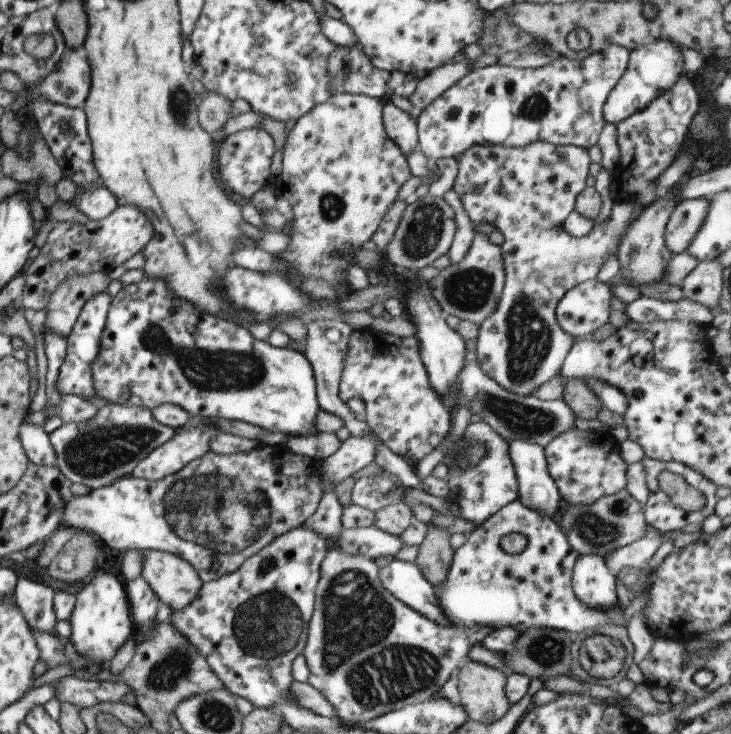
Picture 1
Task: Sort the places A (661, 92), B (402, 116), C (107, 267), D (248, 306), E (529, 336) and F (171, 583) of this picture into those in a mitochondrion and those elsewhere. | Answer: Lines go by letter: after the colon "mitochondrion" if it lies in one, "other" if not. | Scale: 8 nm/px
A: other
B: other
C: other
D: other
E: mitochondrion
F: other

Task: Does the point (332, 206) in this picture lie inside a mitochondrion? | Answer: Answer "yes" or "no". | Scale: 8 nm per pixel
yes

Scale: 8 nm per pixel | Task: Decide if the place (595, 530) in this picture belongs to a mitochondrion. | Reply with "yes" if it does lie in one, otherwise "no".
yes

